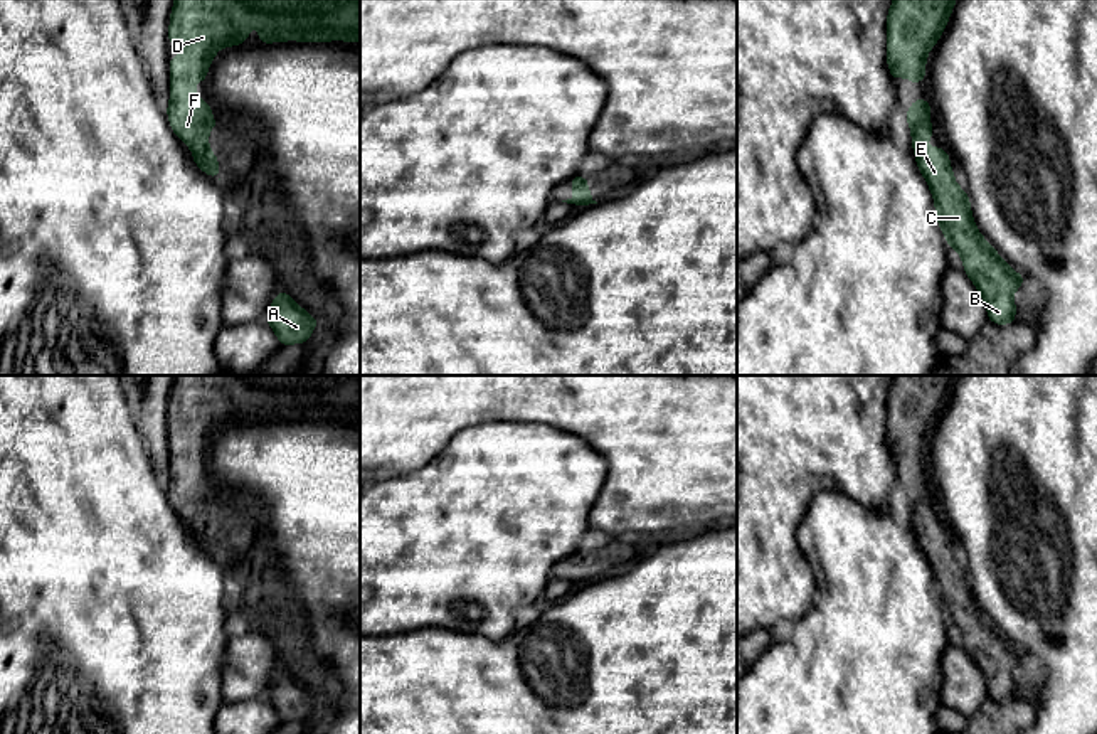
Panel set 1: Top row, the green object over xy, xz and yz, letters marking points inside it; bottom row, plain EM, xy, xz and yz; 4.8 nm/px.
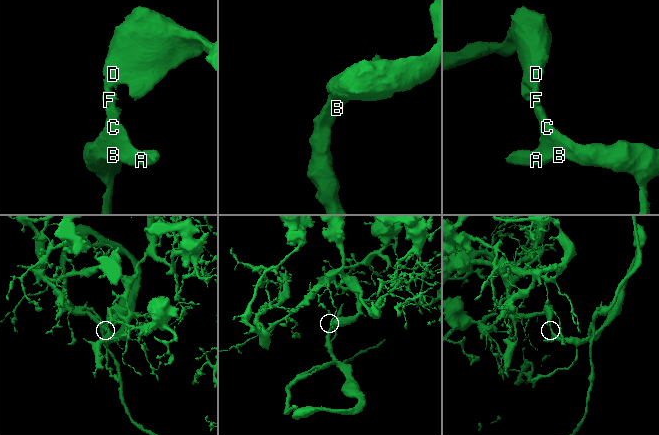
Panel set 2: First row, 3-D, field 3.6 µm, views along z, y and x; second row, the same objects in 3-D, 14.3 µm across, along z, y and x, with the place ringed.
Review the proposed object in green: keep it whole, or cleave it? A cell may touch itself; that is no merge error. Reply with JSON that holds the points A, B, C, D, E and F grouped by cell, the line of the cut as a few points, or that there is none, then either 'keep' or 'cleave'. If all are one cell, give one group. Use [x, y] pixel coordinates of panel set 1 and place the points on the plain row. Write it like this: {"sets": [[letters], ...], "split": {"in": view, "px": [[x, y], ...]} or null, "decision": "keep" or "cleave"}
{"sets": [["A", "B", "C", "D", "E", "F"]], "split": null, "decision": "keep"}

